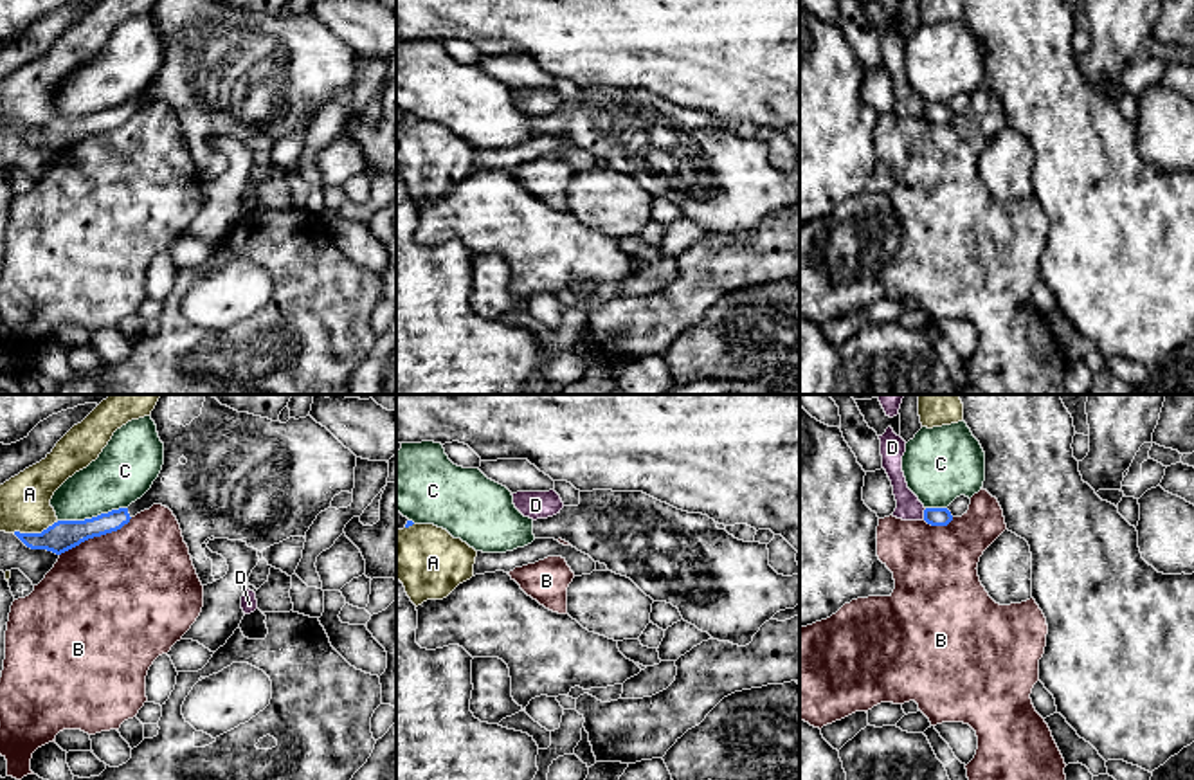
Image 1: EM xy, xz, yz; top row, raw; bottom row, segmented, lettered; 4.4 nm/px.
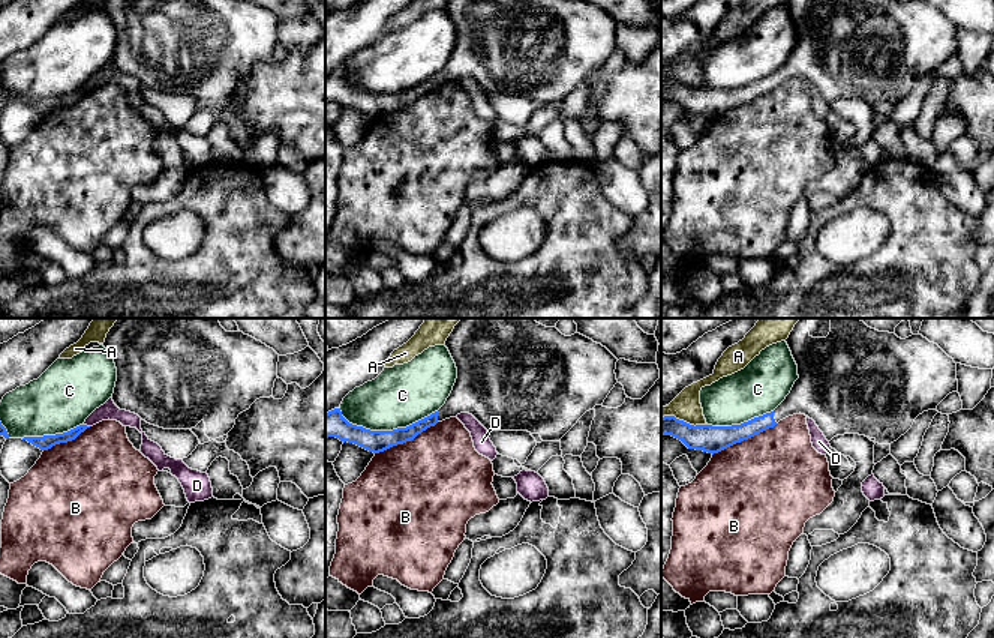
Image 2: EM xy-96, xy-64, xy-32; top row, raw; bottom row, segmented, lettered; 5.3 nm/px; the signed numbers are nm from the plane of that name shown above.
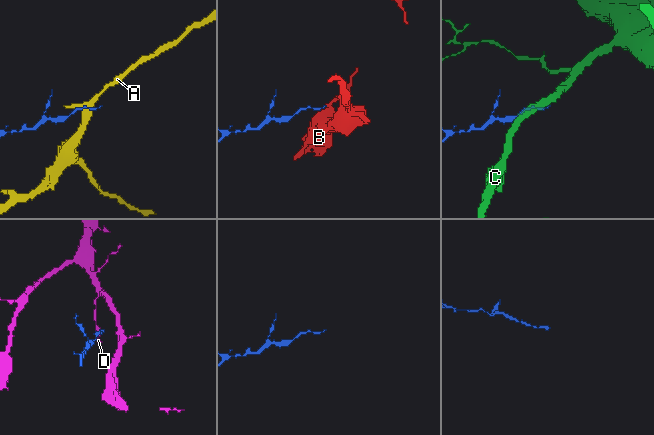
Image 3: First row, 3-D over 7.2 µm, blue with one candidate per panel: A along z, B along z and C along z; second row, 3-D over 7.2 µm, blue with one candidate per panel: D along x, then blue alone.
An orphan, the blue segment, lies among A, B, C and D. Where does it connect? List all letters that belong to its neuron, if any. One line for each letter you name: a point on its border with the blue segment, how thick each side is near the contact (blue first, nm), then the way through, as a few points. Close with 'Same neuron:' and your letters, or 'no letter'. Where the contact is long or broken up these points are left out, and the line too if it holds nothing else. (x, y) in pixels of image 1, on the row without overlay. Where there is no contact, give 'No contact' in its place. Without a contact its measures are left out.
Same neuron: no letter

